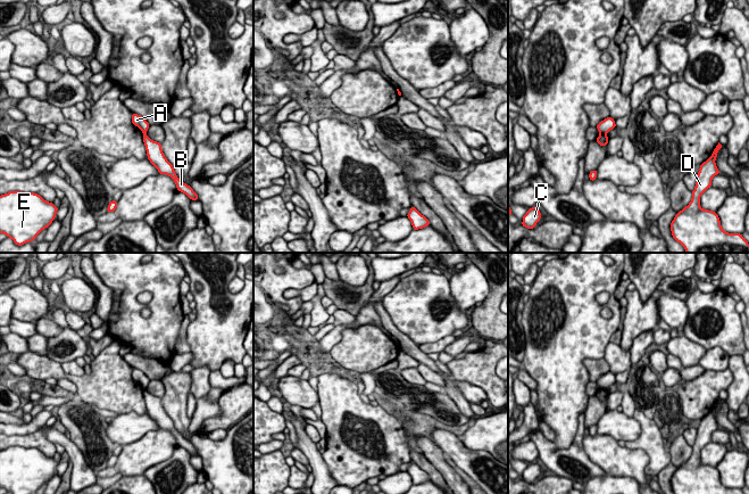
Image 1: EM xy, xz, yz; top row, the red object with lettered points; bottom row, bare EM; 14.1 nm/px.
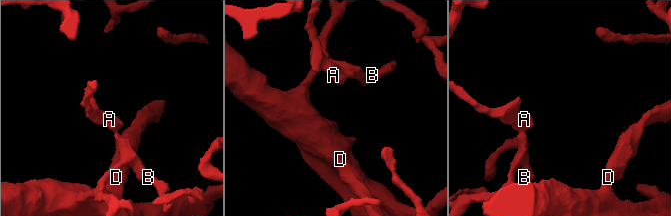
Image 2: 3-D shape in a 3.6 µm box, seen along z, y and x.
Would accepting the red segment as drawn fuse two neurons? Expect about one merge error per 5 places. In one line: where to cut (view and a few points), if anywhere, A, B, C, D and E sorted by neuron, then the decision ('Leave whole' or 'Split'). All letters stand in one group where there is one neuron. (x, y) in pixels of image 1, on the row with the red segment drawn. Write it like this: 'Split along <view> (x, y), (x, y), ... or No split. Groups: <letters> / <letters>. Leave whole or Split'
Split along yz (601, 133), (605, 134). Groups: A / B C D E. Split

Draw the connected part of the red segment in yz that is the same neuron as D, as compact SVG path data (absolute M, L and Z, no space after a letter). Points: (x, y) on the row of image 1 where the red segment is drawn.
M718 142L711 156L700 165L690 204L676 213L671 223L673 238L684 247L686 253L749 253L749 244L741 233L725 232L716 212L702 209L700 206L700 196L711 187L711 179L721 173L715 164L721 148L723 146Z

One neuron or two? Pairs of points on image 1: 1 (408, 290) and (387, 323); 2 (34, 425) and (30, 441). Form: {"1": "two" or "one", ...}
{"1": "two", "2": "two"}

